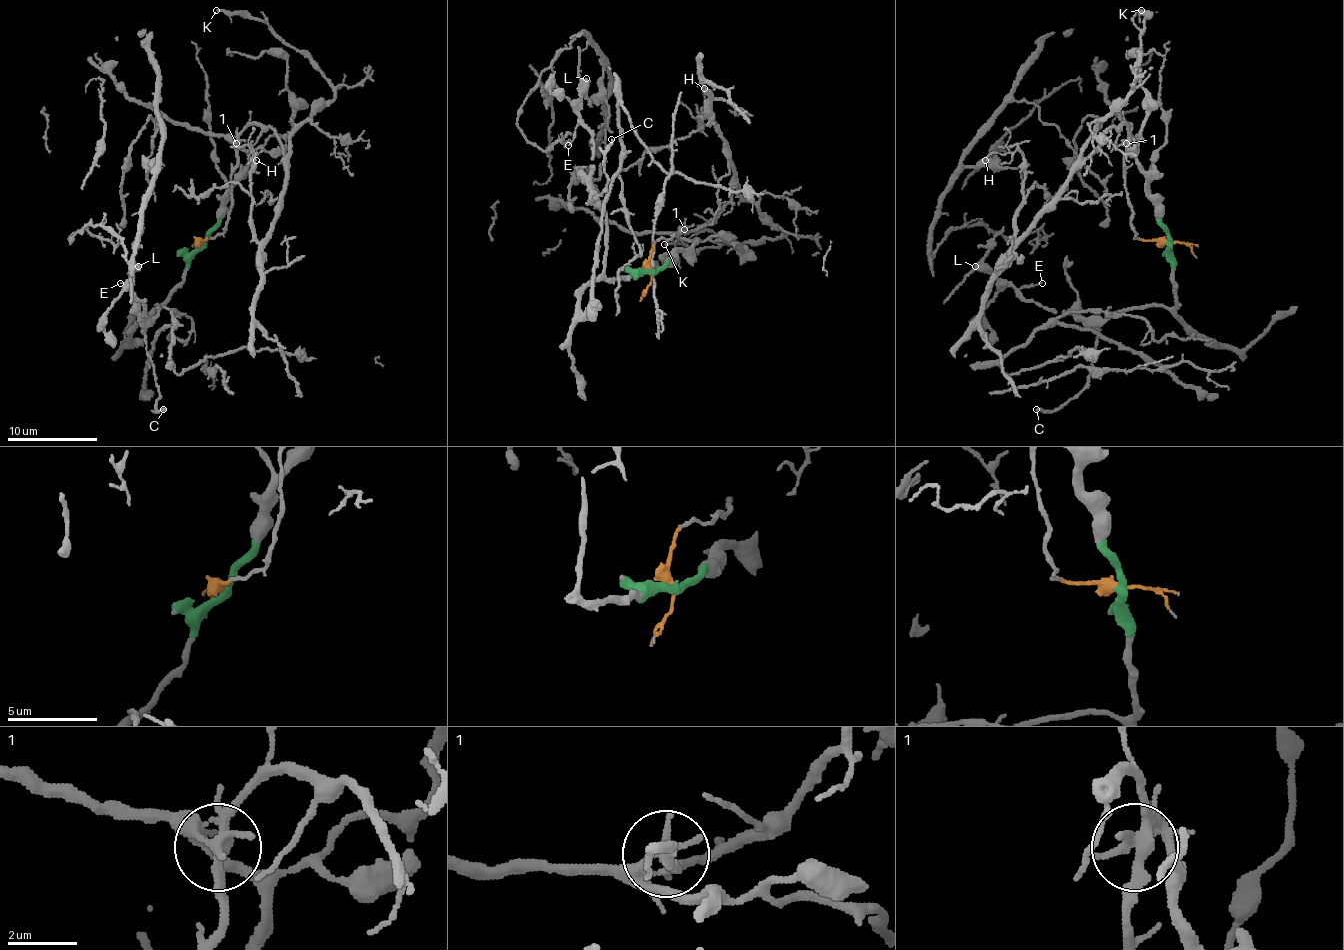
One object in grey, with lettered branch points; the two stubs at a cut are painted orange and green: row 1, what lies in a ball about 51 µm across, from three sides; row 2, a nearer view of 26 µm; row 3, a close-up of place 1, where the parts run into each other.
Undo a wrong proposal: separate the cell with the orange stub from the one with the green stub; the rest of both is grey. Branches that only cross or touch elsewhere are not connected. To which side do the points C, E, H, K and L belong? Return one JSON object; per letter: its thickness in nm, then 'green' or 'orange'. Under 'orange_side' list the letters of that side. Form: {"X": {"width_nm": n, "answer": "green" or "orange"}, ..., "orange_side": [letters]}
{"C": {"width_nm": 240, "answer": "green"}, "E": {"width_nm": 110, "answer": "green"}, "H": {"width_nm": 90, "answer": "orange"}, "K": {"width_nm": 200, "answer": "orange"}, "L": {"width_nm": 550, "answer": "green"}, "orange_side": ["H", "K"]}

